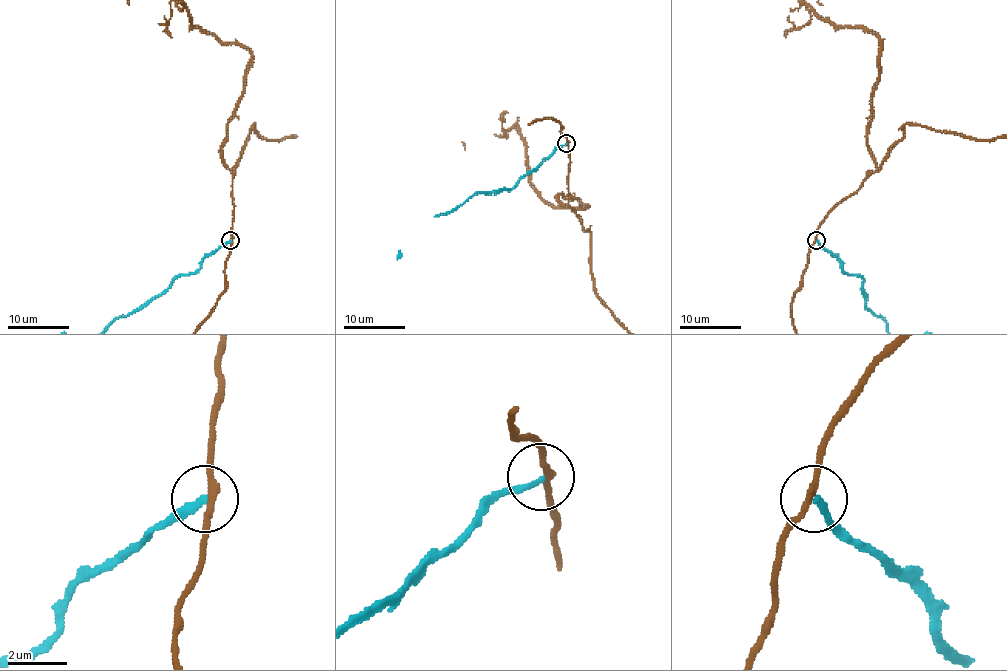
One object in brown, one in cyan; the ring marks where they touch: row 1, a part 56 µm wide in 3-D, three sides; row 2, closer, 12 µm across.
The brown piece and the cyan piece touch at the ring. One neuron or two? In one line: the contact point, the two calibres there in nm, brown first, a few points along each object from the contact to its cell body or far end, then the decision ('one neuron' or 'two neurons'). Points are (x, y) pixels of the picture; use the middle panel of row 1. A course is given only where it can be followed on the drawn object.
at (566, 143); 200 nm thick on the brown side, 200 nm on the other; two neurons

